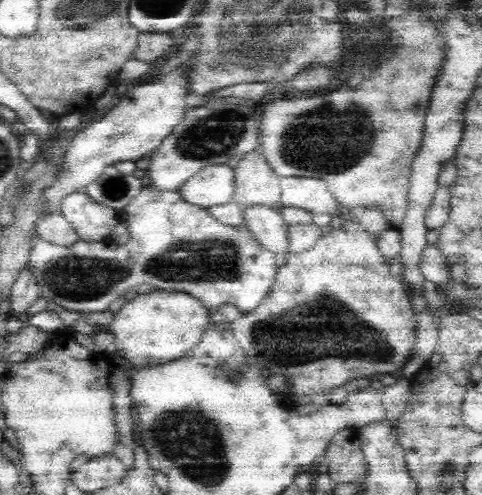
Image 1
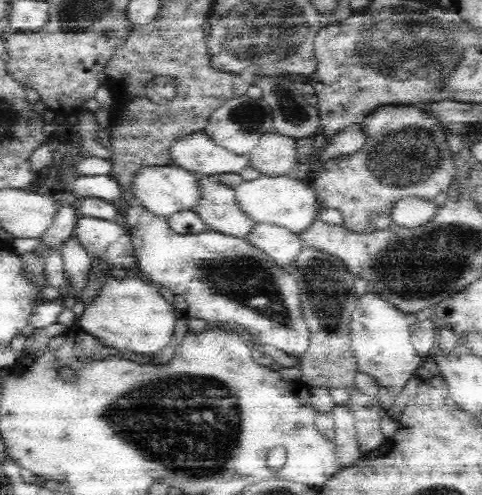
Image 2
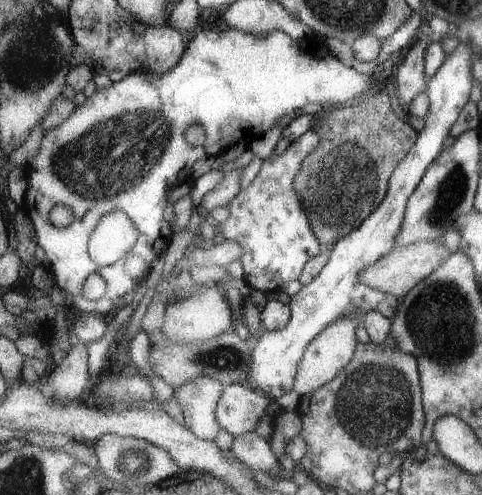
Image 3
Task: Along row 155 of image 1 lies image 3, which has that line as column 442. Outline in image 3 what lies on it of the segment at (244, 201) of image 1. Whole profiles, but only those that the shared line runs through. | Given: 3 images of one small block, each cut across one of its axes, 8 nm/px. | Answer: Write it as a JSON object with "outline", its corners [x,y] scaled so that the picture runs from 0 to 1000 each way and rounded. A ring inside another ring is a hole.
{"outline":[[[869,489],[869,493],[853,493],[844,501],[824,501],[803,509],[795,521],[786,521],[782,529],[774,529],[770,537],[753,541],[741,554],[745,574],[766,578],[770,586],[782,586],[790,594],[807,594],[820,598],[824,606],[836,602],[857,578],[865,578],[865,570],[882,566],[894,549],[902,549],[936,513],[927,509],[923,497],[907,497],[907,489]]]}

